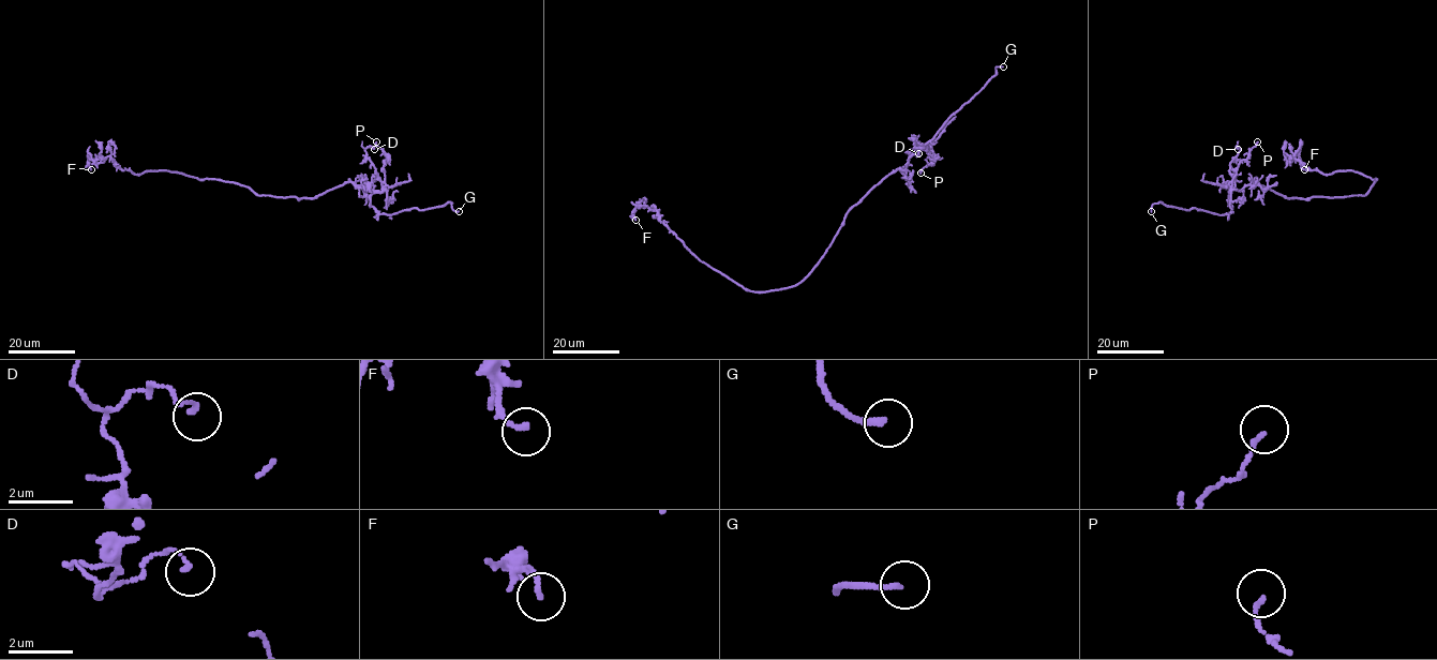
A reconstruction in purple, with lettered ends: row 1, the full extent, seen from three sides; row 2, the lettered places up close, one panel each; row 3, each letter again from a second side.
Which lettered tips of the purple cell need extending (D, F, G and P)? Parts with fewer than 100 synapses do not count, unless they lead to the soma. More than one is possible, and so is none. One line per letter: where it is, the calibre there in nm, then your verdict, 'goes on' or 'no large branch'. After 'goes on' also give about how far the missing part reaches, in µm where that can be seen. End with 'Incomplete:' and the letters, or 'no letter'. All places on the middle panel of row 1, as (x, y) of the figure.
D: place (918, 153); calibre 120 nm; no large branch
F: place (635, 220); calibre 160 nm; no large branch
G: place (1003, 66); calibre 160 nm; goes on; missing 4 µm
P: place (921, 173); calibre 130 nm; no large branch
Incomplete: G

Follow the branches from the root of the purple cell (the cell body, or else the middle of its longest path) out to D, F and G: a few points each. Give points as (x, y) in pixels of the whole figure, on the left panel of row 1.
D: (287, 197), (316, 198), (346, 182), (380, 192), (382, 182), (365, 150), (370, 146), (374, 149)
F: (287, 197), (258, 195), (234, 182), (168, 170), (134, 174), (109, 156), (88, 155), (91, 169)
G: (287, 197), (316, 198), (350, 182), (373, 192), (370, 205), (380, 214), (448, 203), (459, 211)

